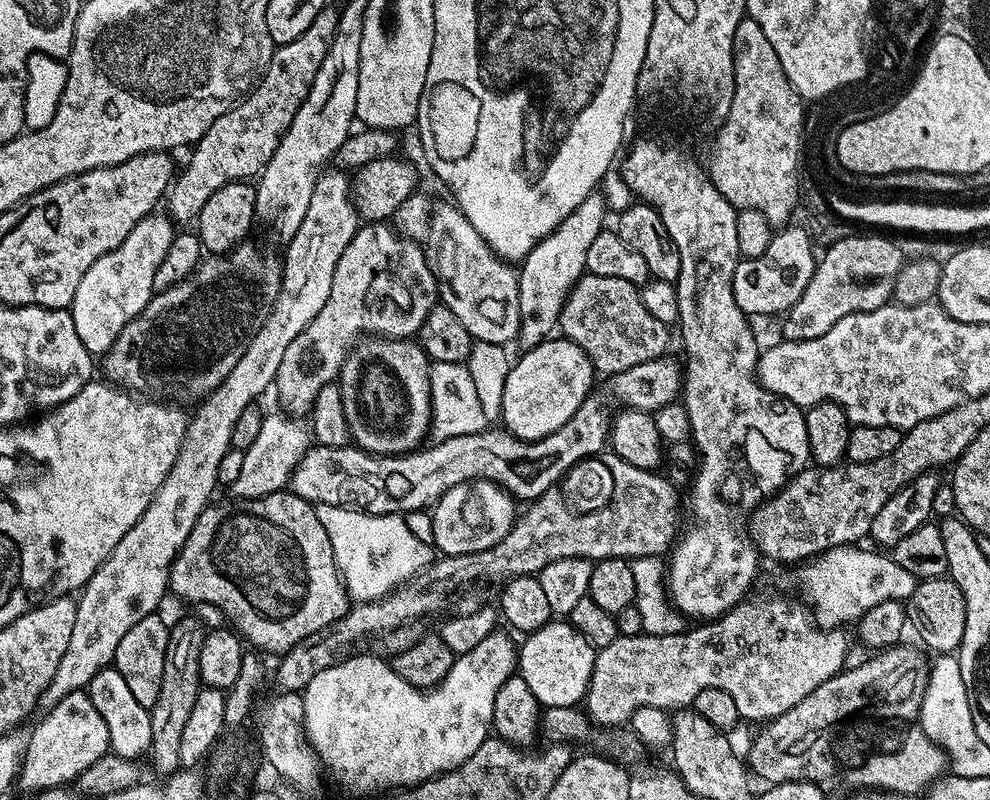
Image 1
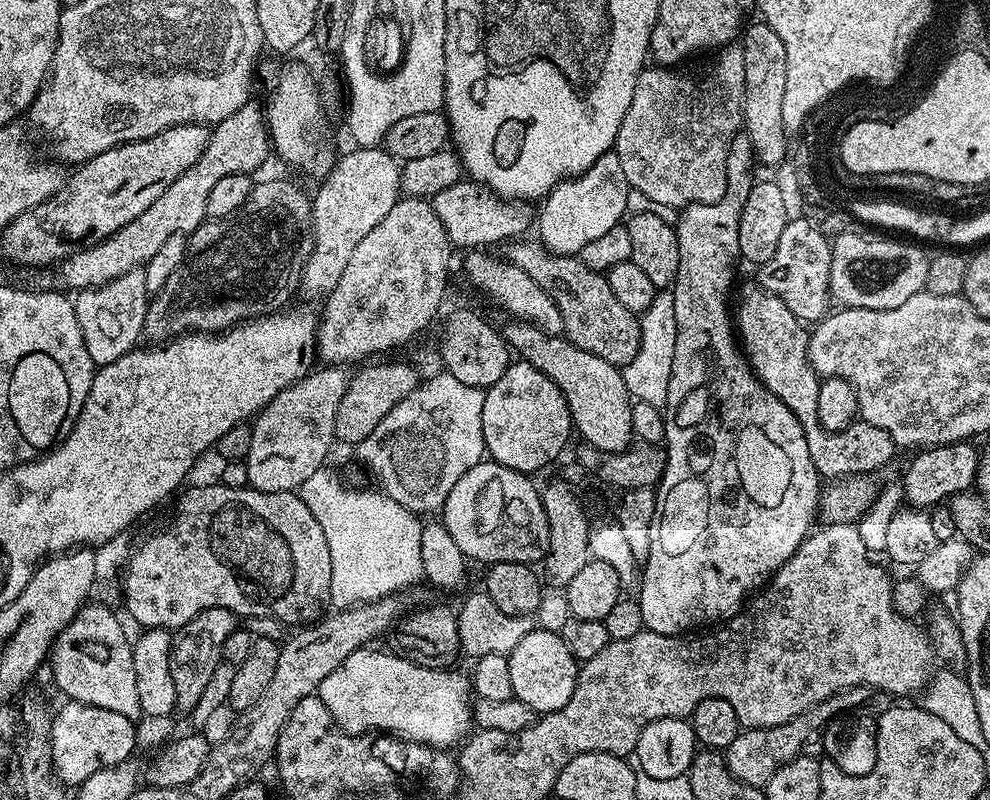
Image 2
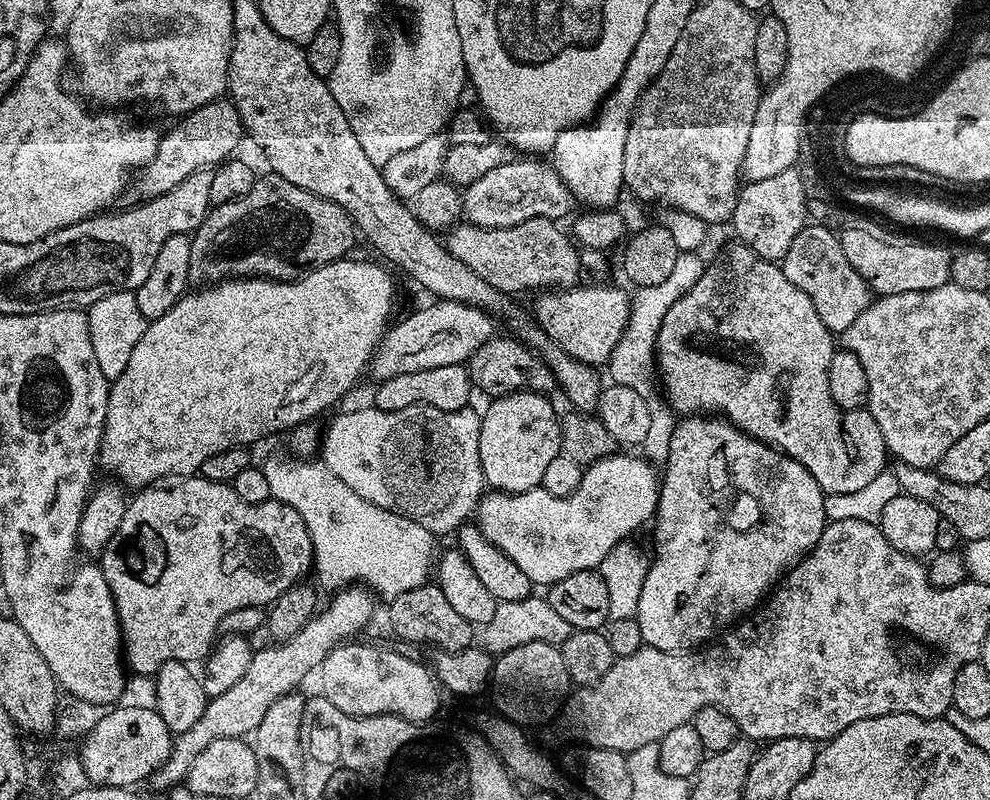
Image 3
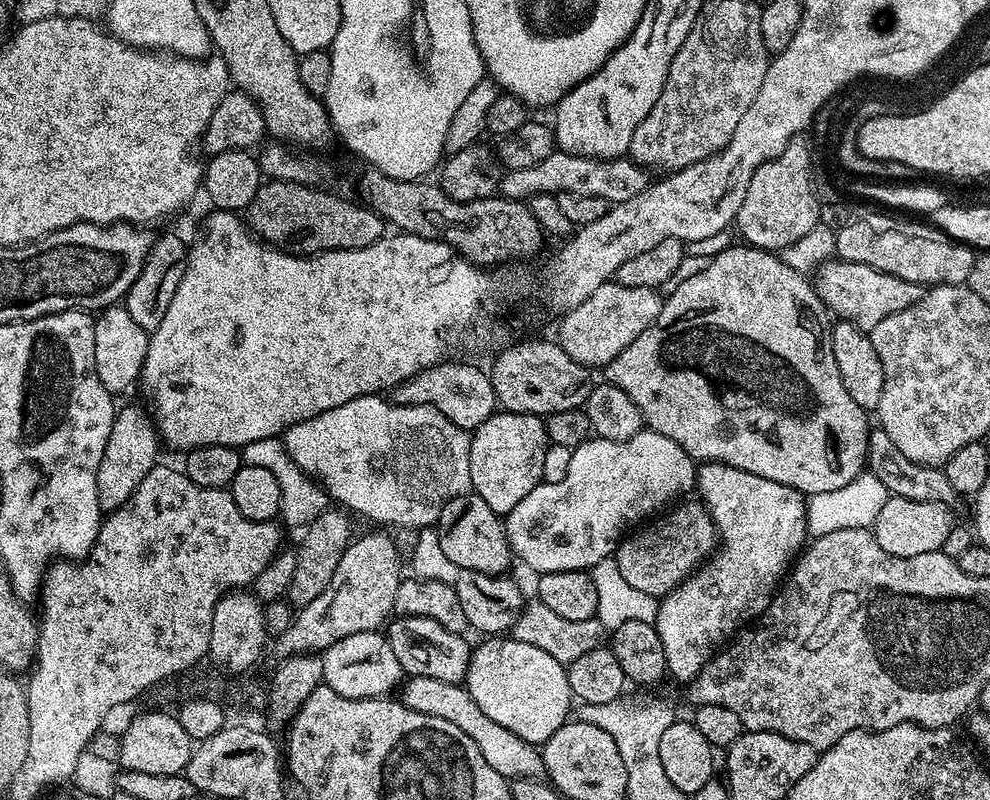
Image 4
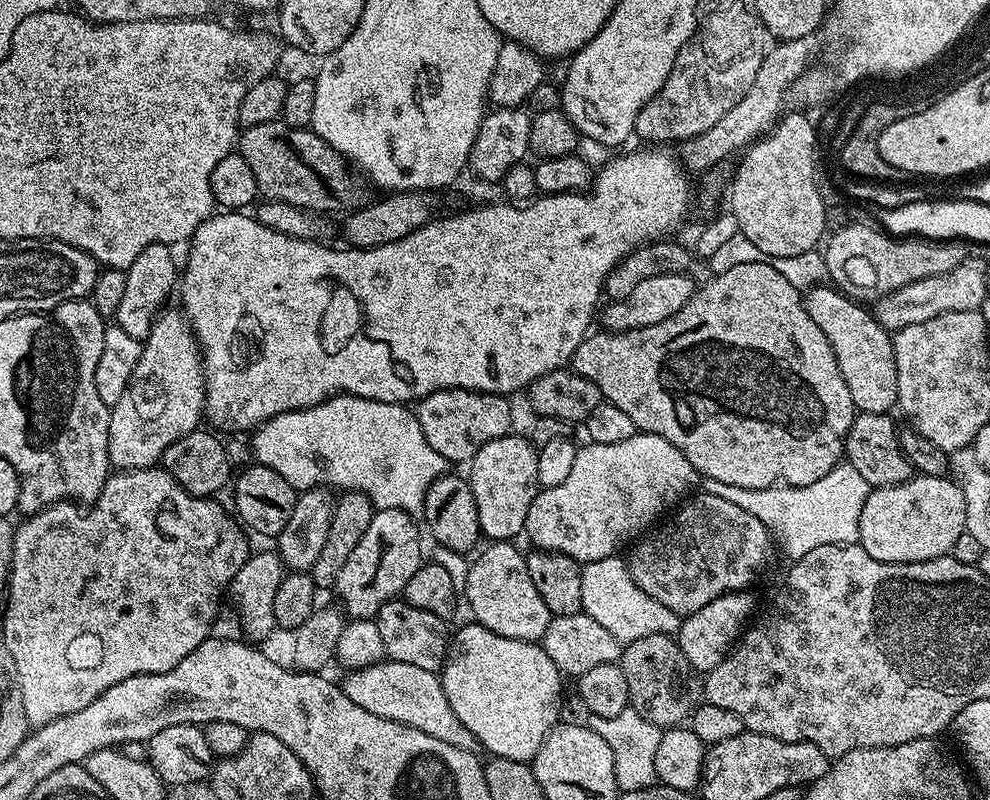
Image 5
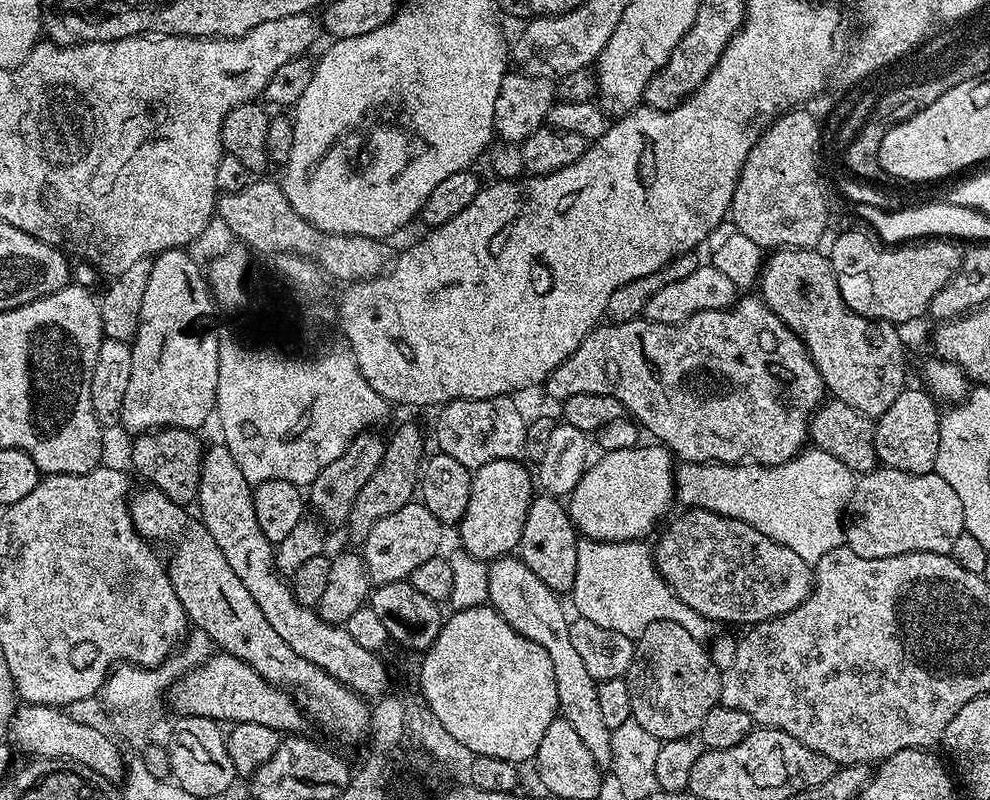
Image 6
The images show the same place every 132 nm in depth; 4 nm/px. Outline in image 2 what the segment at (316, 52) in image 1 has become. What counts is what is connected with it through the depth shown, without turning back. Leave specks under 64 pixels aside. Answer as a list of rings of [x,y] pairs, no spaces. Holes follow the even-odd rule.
[[[255,102],[243,104],[237,112],[230,114],[230,118],[214,125],[208,133],[208,145],[202,158],[198,158],[198,162],[194,162],[194,166],[190,166],[190,170],[186,170],[181,176],[174,178],[174,182],[170,182],[166,194],[162,194],[162,198],[157,198],[147,210],[142,210],[142,214],[138,214],[138,218],[134,218],[134,222],[126,222],[126,226],[122,226],[122,230],[118,230],[110,238],[89,248],[79,249],[55,265],[56,280],[61,284],[57,285],[64,290],[69,290],[68,288],[72,288],[71,290],[101,288],[102,285],[110,283],[111,280],[122,274],[137,271],[141,266],[148,264],[150,258],[154,258],[154,253],[166,243],[166,238],[170,238],[170,234],[188,236],[195,232],[199,224],[204,223],[208,216],[206,201],[210,198],[210,190],[214,190],[215,184],[221,178],[230,178],[230,174],[242,174],[243,176],[256,174],[256,171],[267,162],[268,152],[270,156],[268,126],[264,119],[263,107],[259,103],[256,105]]]

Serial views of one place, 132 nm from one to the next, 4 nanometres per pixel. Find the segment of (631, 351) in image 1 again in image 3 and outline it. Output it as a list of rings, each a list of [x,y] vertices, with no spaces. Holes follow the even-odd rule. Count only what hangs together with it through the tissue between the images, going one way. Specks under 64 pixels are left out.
[[[530,218],[526,222],[518,222],[518,226],[502,226],[501,228],[479,228],[476,224],[457,222],[447,229],[443,237],[443,244],[458,258],[474,270],[480,278],[490,282],[498,291],[511,294],[511,292],[524,292],[535,284],[548,284],[544,286],[572,286],[582,273],[581,253],[567,231],[560,229],[561,225],[555,220],[546,218]]]

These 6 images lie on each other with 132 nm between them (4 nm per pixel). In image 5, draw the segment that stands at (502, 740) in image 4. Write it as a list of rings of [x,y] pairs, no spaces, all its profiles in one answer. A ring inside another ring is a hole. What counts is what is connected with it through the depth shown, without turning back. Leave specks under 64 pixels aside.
[[[385,658],[378,664],[353,668],[345,676],[348,677],[342,680],[342,687],[346,698],[362,706],[362,710],[370,710],[370,714],[378,714],[378,718],[390,718],[394,722],[414,726],[414,730],[423,730],[442,742],[450,742],[450,746],[458,746],[470,753],[477,751],[478,741],[450,708],[446,690],[437,673]]]

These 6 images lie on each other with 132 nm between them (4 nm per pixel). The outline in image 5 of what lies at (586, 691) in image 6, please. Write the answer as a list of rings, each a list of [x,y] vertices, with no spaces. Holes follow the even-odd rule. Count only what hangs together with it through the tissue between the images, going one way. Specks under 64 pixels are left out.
[[[493,541],[485,546],[488,547],[483,550],[482,556],[469,565],[462,589],[463,597],[465,594],[473,614],[471,617],[500,637],[541,641],[553,615],[530,579],[525,553],[520,552],[511,541]]]

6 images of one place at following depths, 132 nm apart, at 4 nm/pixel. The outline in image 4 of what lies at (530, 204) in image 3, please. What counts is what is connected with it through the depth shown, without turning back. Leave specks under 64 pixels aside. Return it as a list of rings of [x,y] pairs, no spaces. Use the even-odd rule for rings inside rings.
[[[557,150],[550,154],[550,158],[542,158],[538,166],[505,171],[499,177],[498,192],[507,200],[525,202],[538,194],[569,192],[582,194],[588,198],[606,198],[606,202],[611,206],[627,202],[630,198],[634,198],[634,194],[642,194],[642,190],[646,190],[649,183],[649,169],[636,164],[630,158],[595,160],[589,156],[575,156],[569,152]]]

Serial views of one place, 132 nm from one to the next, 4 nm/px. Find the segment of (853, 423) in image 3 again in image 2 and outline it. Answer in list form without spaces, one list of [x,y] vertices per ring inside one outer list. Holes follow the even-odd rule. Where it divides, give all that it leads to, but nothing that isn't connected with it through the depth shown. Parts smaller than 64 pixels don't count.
[[[755,283],[752,284],[746,285],[741,290],[740,305],[737,308],[735,305],[734,308],[734,328],[738,333],[739,343],[742,345],[742,351],[748,363],[752,365],[756,379],[798,418],[806,434],[806,442],[810,446],[810,458],[814,462],[816,471],[828,482],[841,480],[843,476],[867,476],[879,473],[879,468],[886,467],[891,462],[892,455],[898,452],[897,444],[890,438],[890,434],[886,434],[886,430],[878,430],[878,426],[870,426],[863,422],[852,424],[841,432],[827,432],[820,426],[818,422],[818,377],[808,360],[809,329],[791,312],[786,302],[782,302],[782,298],[770,294]]]

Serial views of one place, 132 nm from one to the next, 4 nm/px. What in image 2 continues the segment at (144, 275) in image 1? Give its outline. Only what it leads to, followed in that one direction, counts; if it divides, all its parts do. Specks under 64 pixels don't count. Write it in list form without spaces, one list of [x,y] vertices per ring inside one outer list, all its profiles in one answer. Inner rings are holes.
[[[140,270],[122,274],[110,283],[102,285],[101,288],[86,288],[75,293],[74,303],[78,314],[78,326],[82,326],[82,338],[86,342],[86,350],[90,350],[93,365],[99,366],[114,362],[137,347],[144,331],[144,319],[149,299],[150,293],[144,281],[144,273]]]

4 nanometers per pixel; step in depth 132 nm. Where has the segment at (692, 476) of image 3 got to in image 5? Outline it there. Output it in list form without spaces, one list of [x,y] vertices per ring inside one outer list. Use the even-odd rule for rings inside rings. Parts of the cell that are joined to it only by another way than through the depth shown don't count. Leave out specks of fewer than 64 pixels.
[[[748,590],[726,592],[714,598],[714,602],[702,606],[702,610],[681,619],[678,643],[684,655],[685,665],[691,671],[693,668],[694,671],[700,672],[699,674],[706,674],[723,662],[724,657],[737,643],[738,637],[745,631],[746,625],[753,619],[752,611],[755,610],[756,604],[752,601],[752,594]]]

